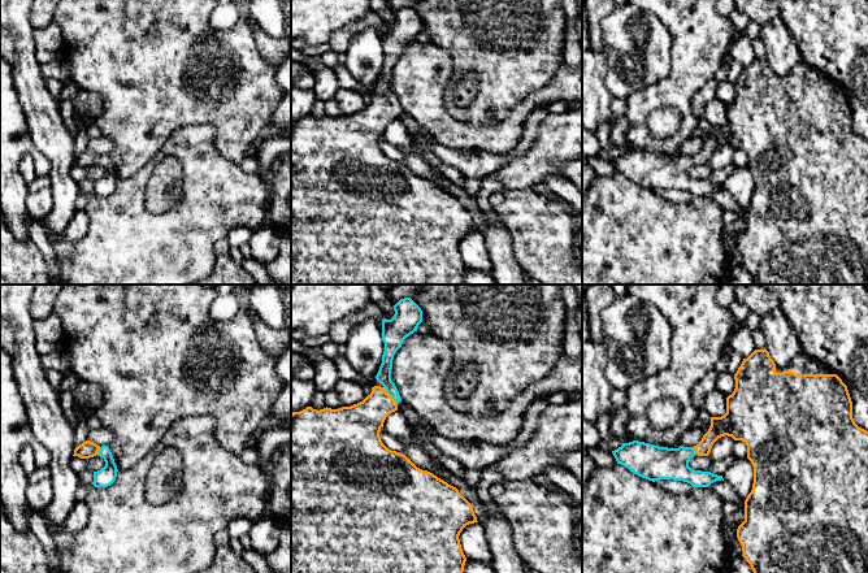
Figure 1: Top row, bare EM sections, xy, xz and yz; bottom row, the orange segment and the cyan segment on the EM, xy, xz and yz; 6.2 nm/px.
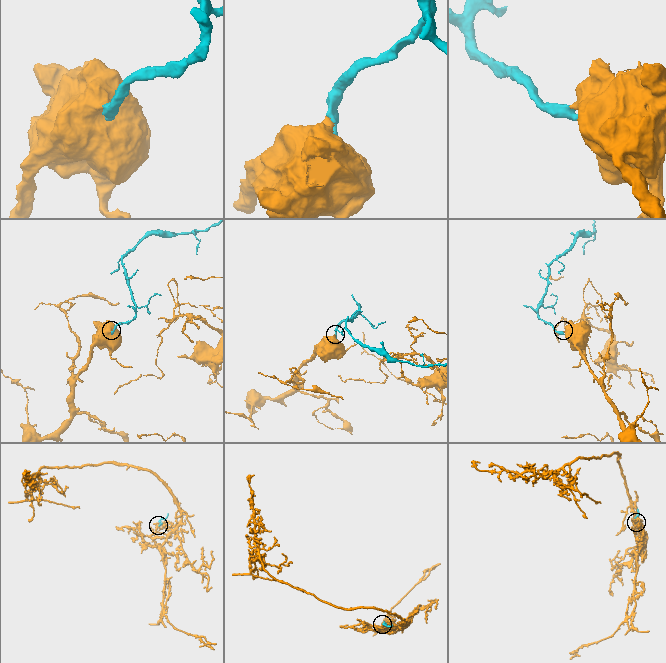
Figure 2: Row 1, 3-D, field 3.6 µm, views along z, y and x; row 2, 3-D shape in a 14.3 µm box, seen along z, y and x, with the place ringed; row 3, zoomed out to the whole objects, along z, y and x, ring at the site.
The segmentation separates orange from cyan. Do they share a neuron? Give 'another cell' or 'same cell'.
same cell

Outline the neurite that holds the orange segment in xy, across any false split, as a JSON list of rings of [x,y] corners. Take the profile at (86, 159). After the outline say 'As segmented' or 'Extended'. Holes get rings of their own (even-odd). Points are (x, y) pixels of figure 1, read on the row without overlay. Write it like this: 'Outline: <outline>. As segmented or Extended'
Outline: [[[86,149],[75,156],[73,165],[78,165],[81,168],[90,168],[96,164],[104,168],[105,175],[97,181],[94,181],[92,194],[95,196],[108,196],[116,190],[118,181],[113,164],[108,155],[100,156],[94,151]]]. Extended

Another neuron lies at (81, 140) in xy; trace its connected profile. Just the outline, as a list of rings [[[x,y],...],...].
[[[77,120],[78,133],[74,138],[74,153],[78,156],[87,149],[87,144],[91,140],[84,123],[81,120]]]

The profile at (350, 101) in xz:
[[[339,88],[334,95],[334,100],[338,103],[344,116],[357,113],[366,107],[364,96],[355,90]]]

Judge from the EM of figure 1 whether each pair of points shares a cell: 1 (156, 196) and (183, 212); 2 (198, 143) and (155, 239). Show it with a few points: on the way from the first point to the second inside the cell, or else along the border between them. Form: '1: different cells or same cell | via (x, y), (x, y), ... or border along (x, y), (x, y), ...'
1: different cells | border along (183, 177), (169, 209), (147, 211)
2: same cell | via (196, 166), (196, 198), (178, 216)

